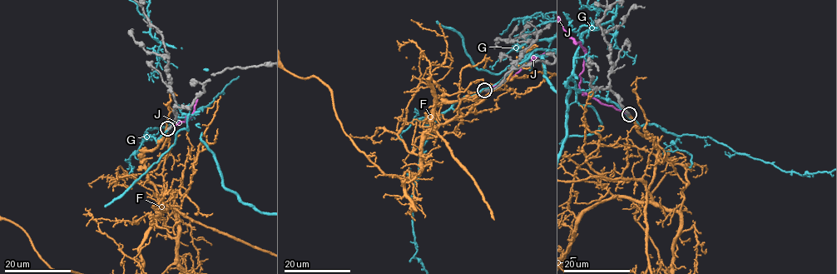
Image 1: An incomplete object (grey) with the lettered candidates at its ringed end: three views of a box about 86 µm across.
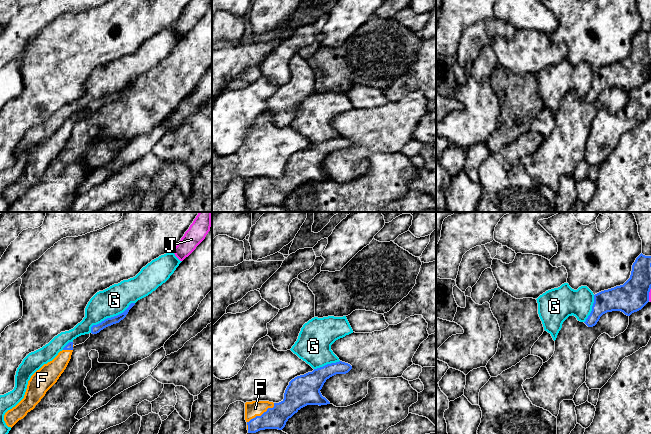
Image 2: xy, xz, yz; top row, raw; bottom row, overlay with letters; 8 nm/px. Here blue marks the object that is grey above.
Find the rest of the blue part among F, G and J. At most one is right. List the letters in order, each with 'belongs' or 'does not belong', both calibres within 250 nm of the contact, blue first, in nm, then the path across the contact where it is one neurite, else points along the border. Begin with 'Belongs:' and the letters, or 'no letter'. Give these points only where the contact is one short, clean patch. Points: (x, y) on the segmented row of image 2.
Belongs: F
F: belongs; 180 nm thick on the blue side, 130 nm on the other
G: does not belong; 70 nm thick on the blue side, 220 nm on the other
J: does not belong; 240 nm thick on the blue side, 20 nm on the other

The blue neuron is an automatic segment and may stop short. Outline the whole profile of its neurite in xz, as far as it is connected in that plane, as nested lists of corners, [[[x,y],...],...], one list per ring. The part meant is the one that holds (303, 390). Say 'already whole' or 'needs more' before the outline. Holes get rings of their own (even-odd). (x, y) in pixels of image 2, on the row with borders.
needs more; [[[339,361],[314,369],[289,382],[284,399],[279,403],[252,401],[245,403],[245,420],[248,433],[265,429],[282,430],[289,418],[307,405],[327,405],[330,402],[320,390],[330,377],[346,374],[352,369],[348,363]]]

